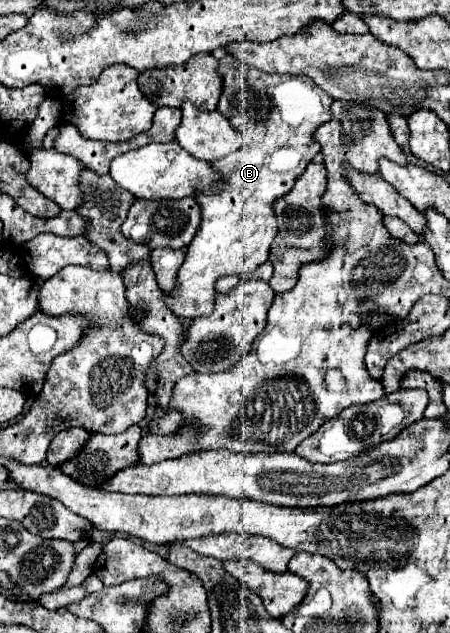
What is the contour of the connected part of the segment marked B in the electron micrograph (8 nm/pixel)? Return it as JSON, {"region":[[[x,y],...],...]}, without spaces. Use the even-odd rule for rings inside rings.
{"region":[[[232,55],[220,59],[220,73],[224,91],[216,111],[232,123],[246,143],[238,151],[210,163],[222,185],[218,193],[194,193],[202,209],[202,227],[188,245],[186,261],[178,271],[176,295],[164,295],[166,305],[178,317],[188,319],[214,311],[216,279],[254,273],[256,267],[268,261],[270,245],[278,235],[272,205],[292,189],[296,177],[320,151],[312,135],[322,123],[332,119],[328,115],[332,97],[306,77],[260,73]],[[294,89],[298,89],[298,97],[294,97]]]}

